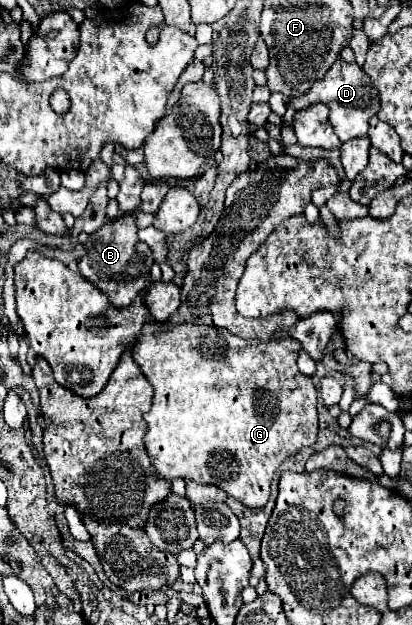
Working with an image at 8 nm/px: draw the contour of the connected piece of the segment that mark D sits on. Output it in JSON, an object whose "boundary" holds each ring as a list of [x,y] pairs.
{"boundary":[[[342,59],[338,63],[334,63],[324,78],[317,81],[304,97],[290,99],[290,105],[294,109],[300,109],[300,107],[314,105],[318,101],[322,101],[330,107],[330,123],[332,123],[336,135],[340,137],[340,141],[348,141],[354,137],[368,137],[368,119],[380,111],[378,89],[373,87],[371,79],[356,63],[346,63]]]}

